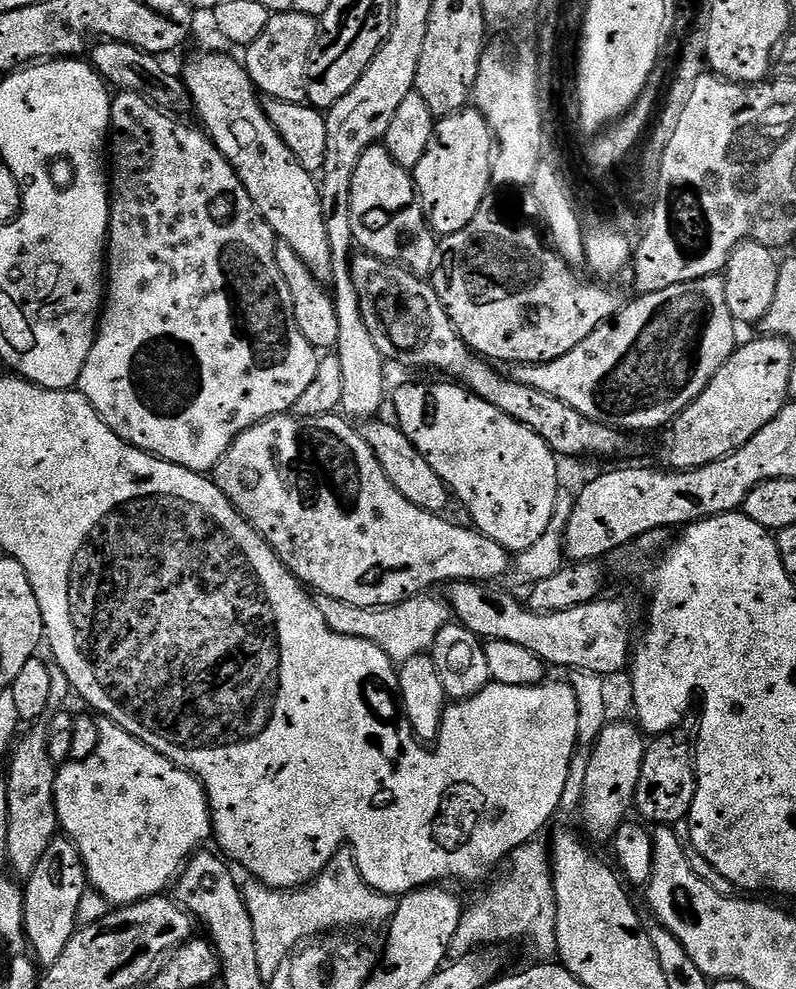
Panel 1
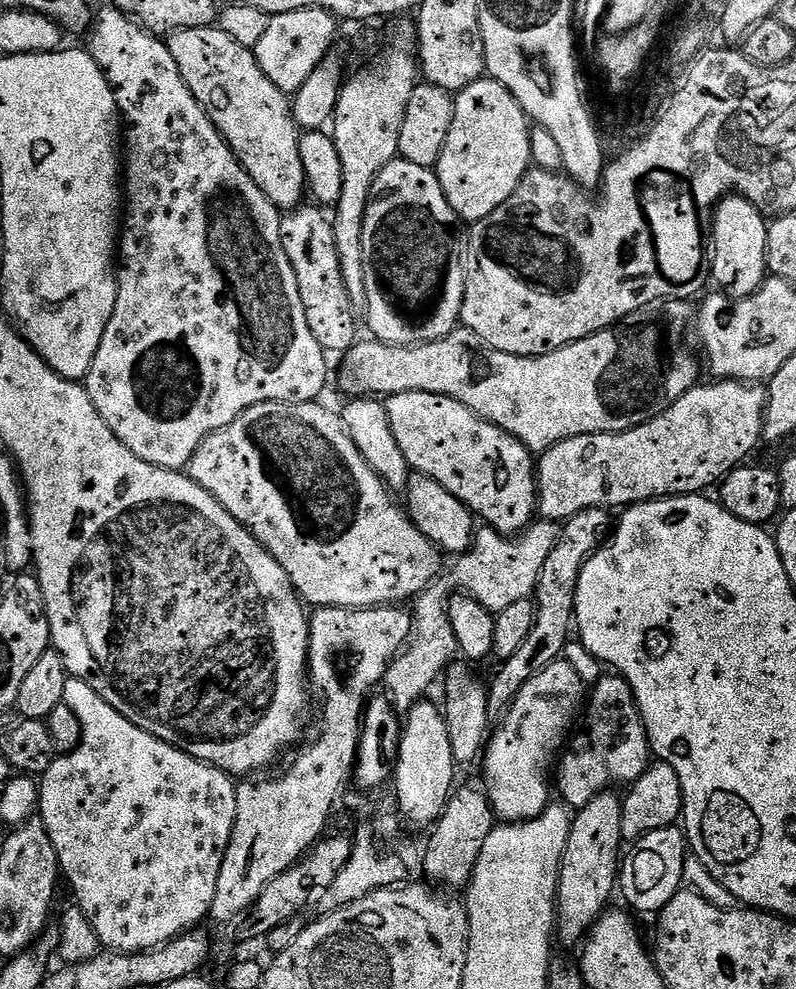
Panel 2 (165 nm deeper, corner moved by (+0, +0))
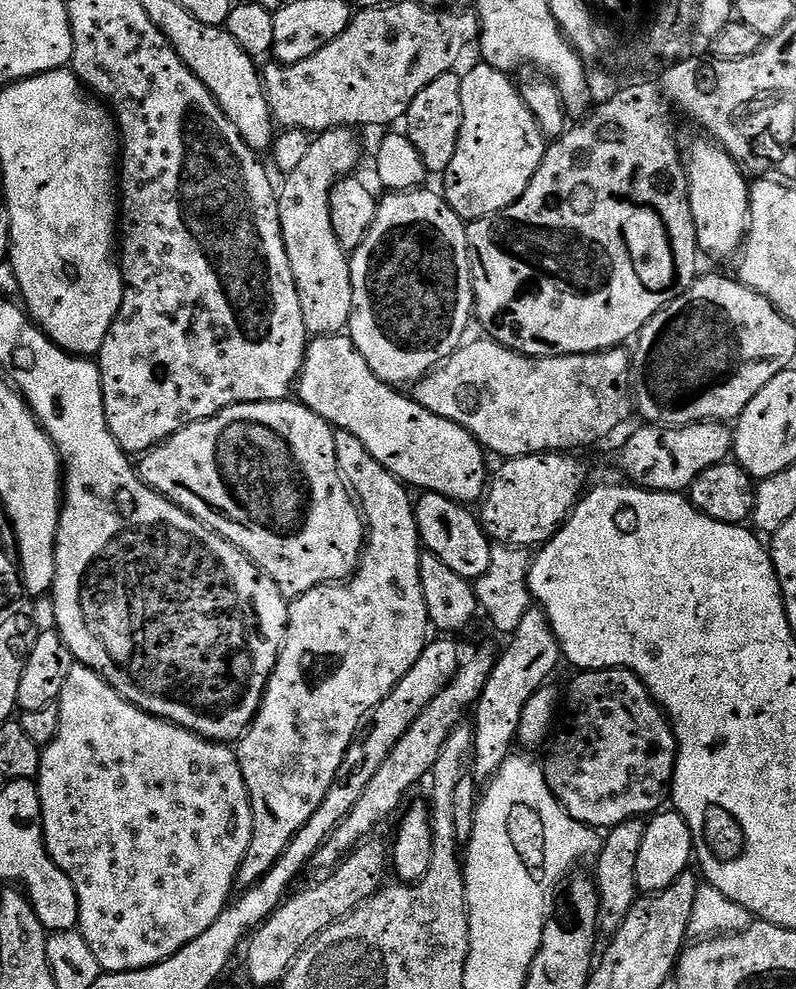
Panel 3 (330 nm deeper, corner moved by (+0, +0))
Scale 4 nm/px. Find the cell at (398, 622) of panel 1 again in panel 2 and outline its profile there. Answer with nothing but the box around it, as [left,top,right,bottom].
[382,518,561,714]

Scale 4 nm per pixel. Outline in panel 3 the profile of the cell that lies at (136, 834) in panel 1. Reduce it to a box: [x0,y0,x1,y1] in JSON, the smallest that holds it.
[38,663,254,972]

